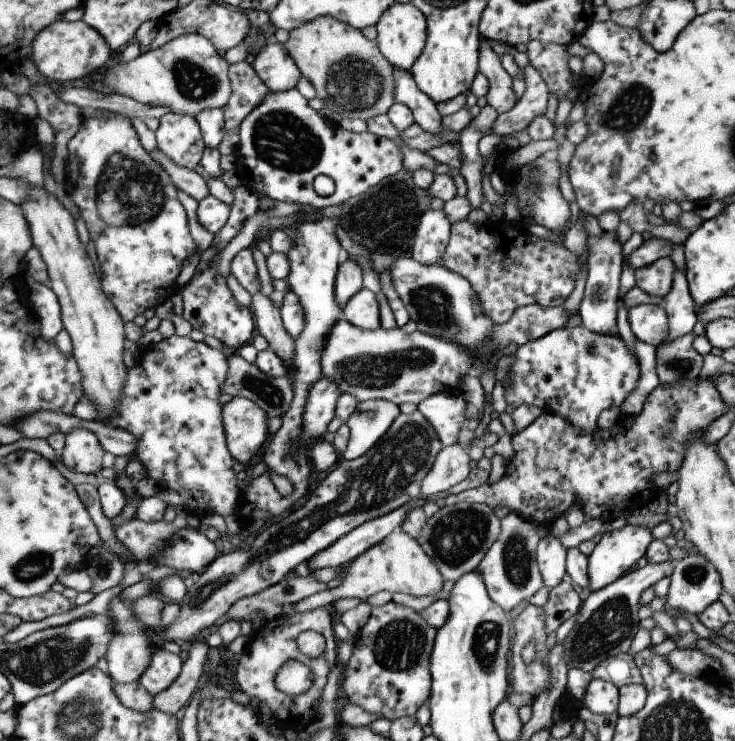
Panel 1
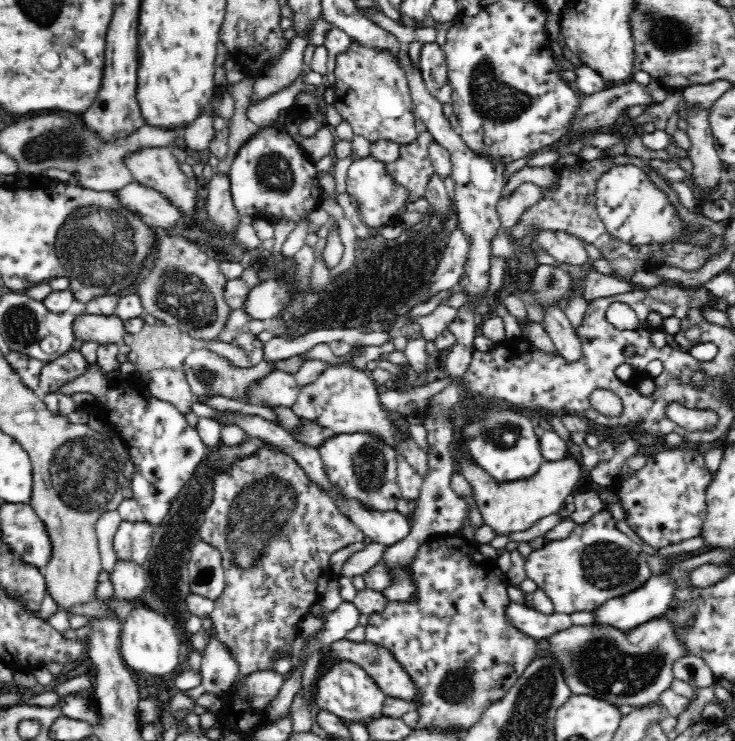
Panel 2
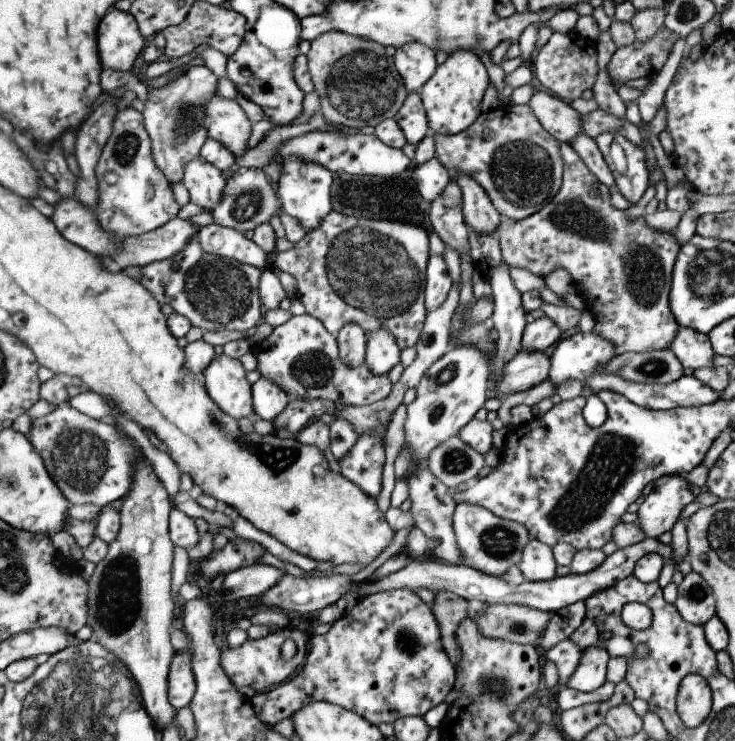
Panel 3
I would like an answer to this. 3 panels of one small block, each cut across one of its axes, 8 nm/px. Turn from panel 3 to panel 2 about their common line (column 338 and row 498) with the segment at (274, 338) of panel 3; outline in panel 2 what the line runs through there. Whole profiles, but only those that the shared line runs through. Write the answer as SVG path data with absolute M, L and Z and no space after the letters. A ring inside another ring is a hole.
M332 434L330 438L316 448L322 458L324 474L328 482L336 488L338 496L344 498L344 502L356 502L368 512L396 512L398 504L404 500L404 492L398 486L396 472L398 472L398 450L386 446L380 438L372 434Z

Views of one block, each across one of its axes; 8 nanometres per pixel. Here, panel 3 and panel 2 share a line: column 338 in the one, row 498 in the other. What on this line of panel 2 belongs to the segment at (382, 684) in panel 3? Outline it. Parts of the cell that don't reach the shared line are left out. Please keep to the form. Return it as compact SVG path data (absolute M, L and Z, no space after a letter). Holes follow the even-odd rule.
M666 448L650 458L642 470L634 476L616 482L618 500L626 512L626 524L644 540L646 546L662 550L700 536L704 518L708 516L706 490L710 488L714 474L706 468L706 456L696 448Z

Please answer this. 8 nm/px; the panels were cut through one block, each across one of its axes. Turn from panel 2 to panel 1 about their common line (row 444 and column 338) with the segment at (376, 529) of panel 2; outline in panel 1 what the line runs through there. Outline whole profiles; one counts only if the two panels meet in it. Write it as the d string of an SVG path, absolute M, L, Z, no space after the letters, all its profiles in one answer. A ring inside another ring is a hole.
M343 256L341 264L339 264L339 272L335 278L335 296L339 302L339 308L343 310L347 306L347 302L359 294L365 288L363 284L363 272L361 268L347 256Z

